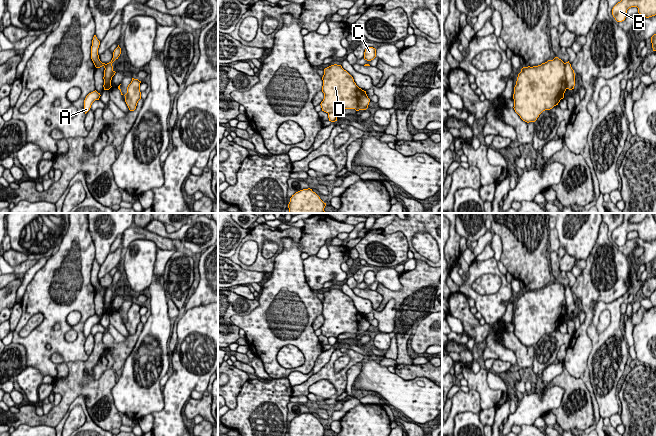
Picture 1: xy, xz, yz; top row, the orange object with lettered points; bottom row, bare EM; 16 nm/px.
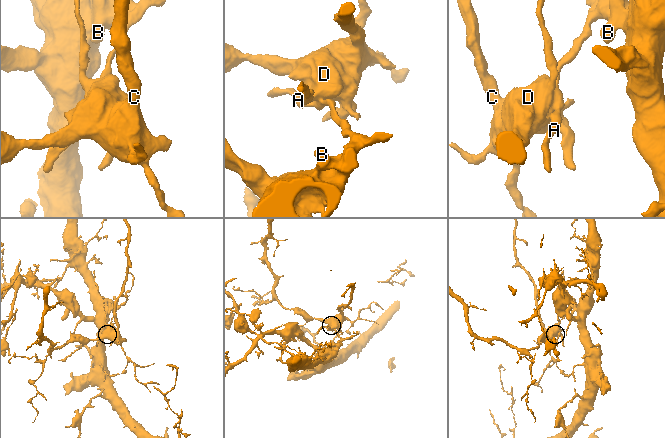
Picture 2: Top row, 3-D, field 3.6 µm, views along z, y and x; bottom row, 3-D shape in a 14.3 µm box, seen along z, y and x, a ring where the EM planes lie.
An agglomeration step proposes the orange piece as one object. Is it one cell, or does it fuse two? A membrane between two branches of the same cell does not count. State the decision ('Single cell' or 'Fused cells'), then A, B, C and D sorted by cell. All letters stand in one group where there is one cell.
Fused cells. Groups: A B / C D

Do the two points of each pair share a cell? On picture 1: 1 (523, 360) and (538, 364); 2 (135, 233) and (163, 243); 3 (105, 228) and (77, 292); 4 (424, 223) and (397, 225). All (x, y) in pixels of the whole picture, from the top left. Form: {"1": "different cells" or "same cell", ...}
{"1": "different cells", "2": "same cell", "3": "different cells", "4": "same cell"}

